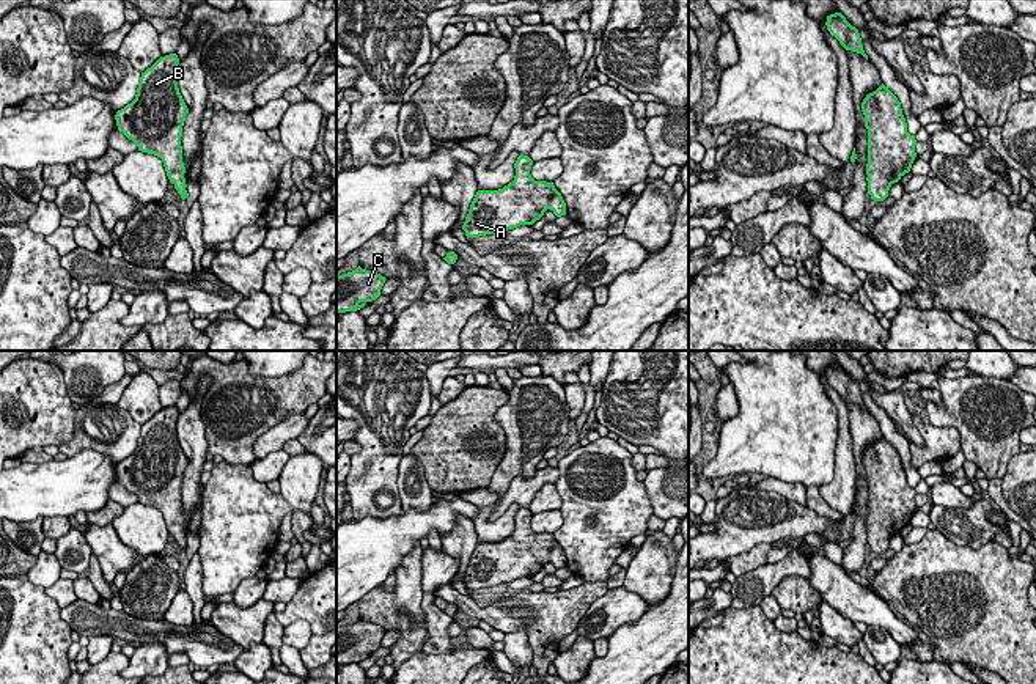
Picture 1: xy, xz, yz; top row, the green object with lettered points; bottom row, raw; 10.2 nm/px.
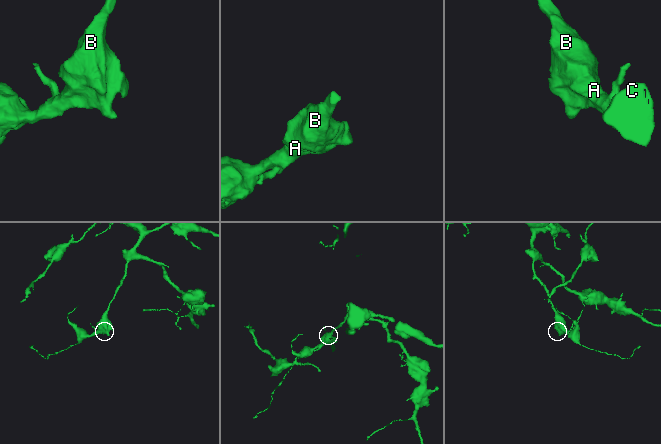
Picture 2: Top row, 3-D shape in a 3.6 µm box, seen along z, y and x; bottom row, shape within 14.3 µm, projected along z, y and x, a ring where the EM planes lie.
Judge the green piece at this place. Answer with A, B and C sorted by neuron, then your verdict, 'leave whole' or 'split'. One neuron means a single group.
groups A B C; leave whole

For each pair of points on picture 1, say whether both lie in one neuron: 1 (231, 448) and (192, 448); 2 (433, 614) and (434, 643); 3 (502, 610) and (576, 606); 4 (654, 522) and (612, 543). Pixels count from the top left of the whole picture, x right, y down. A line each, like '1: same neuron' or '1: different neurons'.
1: different neurons
2: same neuron
3: same neuron
4: different neurons

